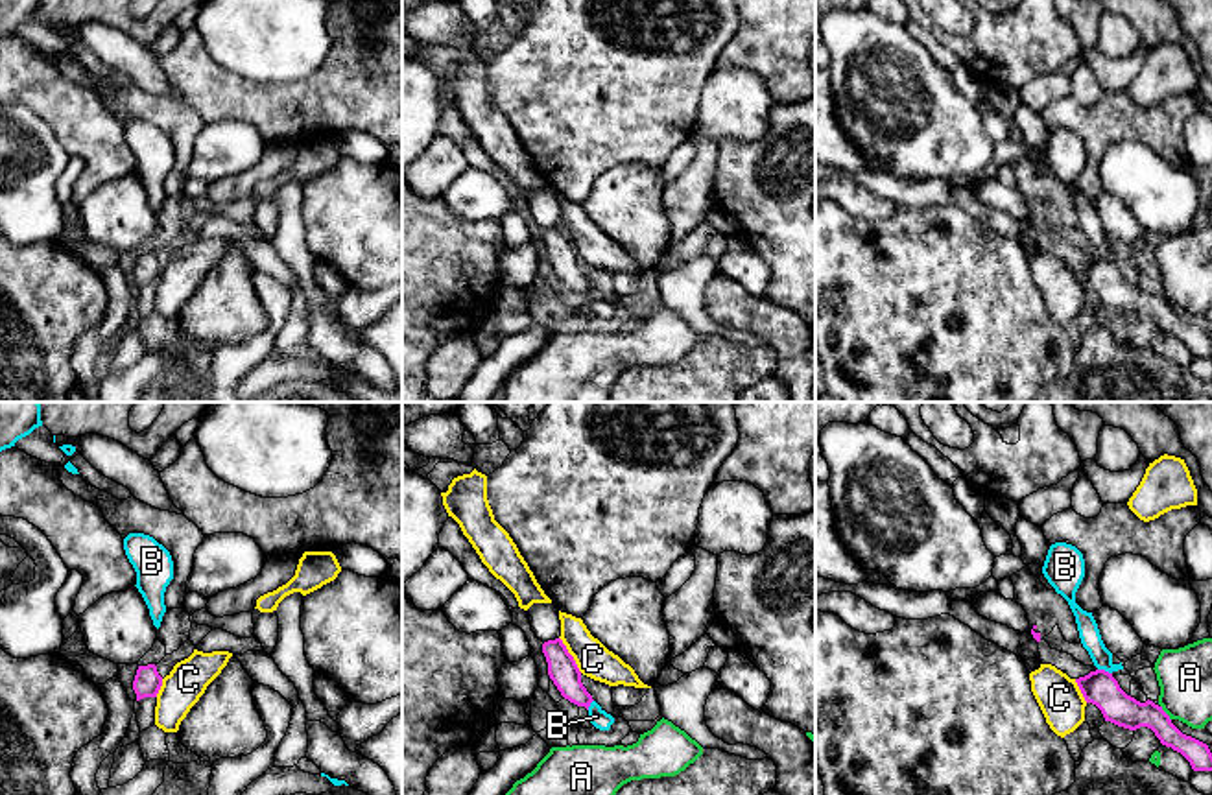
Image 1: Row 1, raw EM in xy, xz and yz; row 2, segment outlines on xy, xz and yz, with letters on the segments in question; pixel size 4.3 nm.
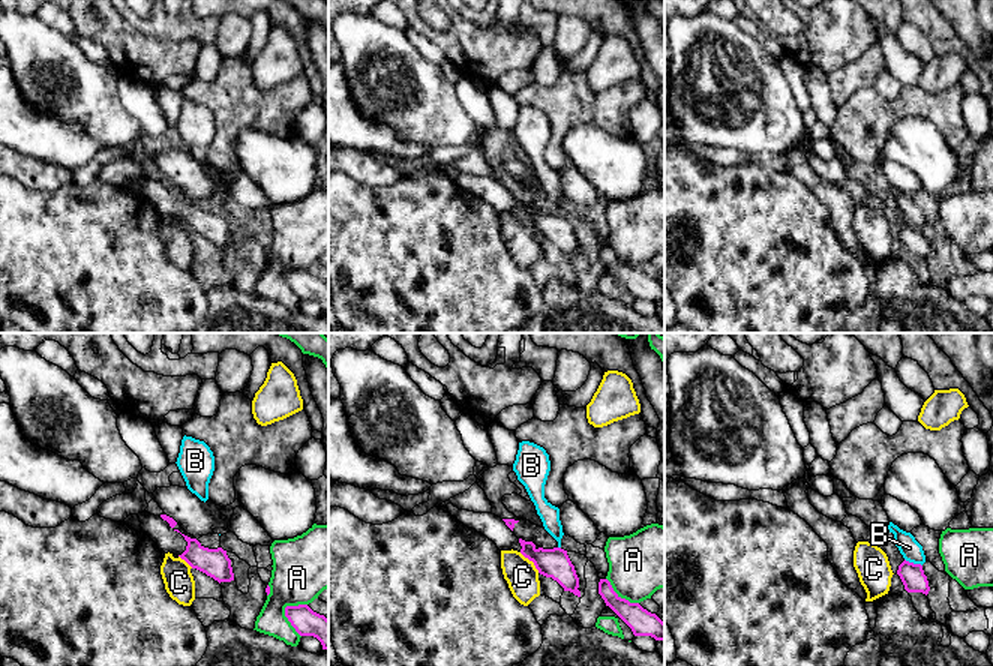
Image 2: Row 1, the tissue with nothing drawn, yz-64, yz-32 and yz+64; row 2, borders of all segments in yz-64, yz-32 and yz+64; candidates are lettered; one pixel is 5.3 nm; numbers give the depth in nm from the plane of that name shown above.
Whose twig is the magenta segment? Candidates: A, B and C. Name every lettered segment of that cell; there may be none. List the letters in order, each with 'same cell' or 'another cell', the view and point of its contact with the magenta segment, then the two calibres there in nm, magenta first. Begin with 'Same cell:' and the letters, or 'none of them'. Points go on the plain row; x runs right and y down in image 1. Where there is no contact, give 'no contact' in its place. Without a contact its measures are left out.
Same cell: none of them
A: another cell | yz (1164, 299) | 140/240 nm
B: another cell | yz (1104, 257) | 150/90 nm
C: another cell | xz (570, 242) | 130/150 nm

